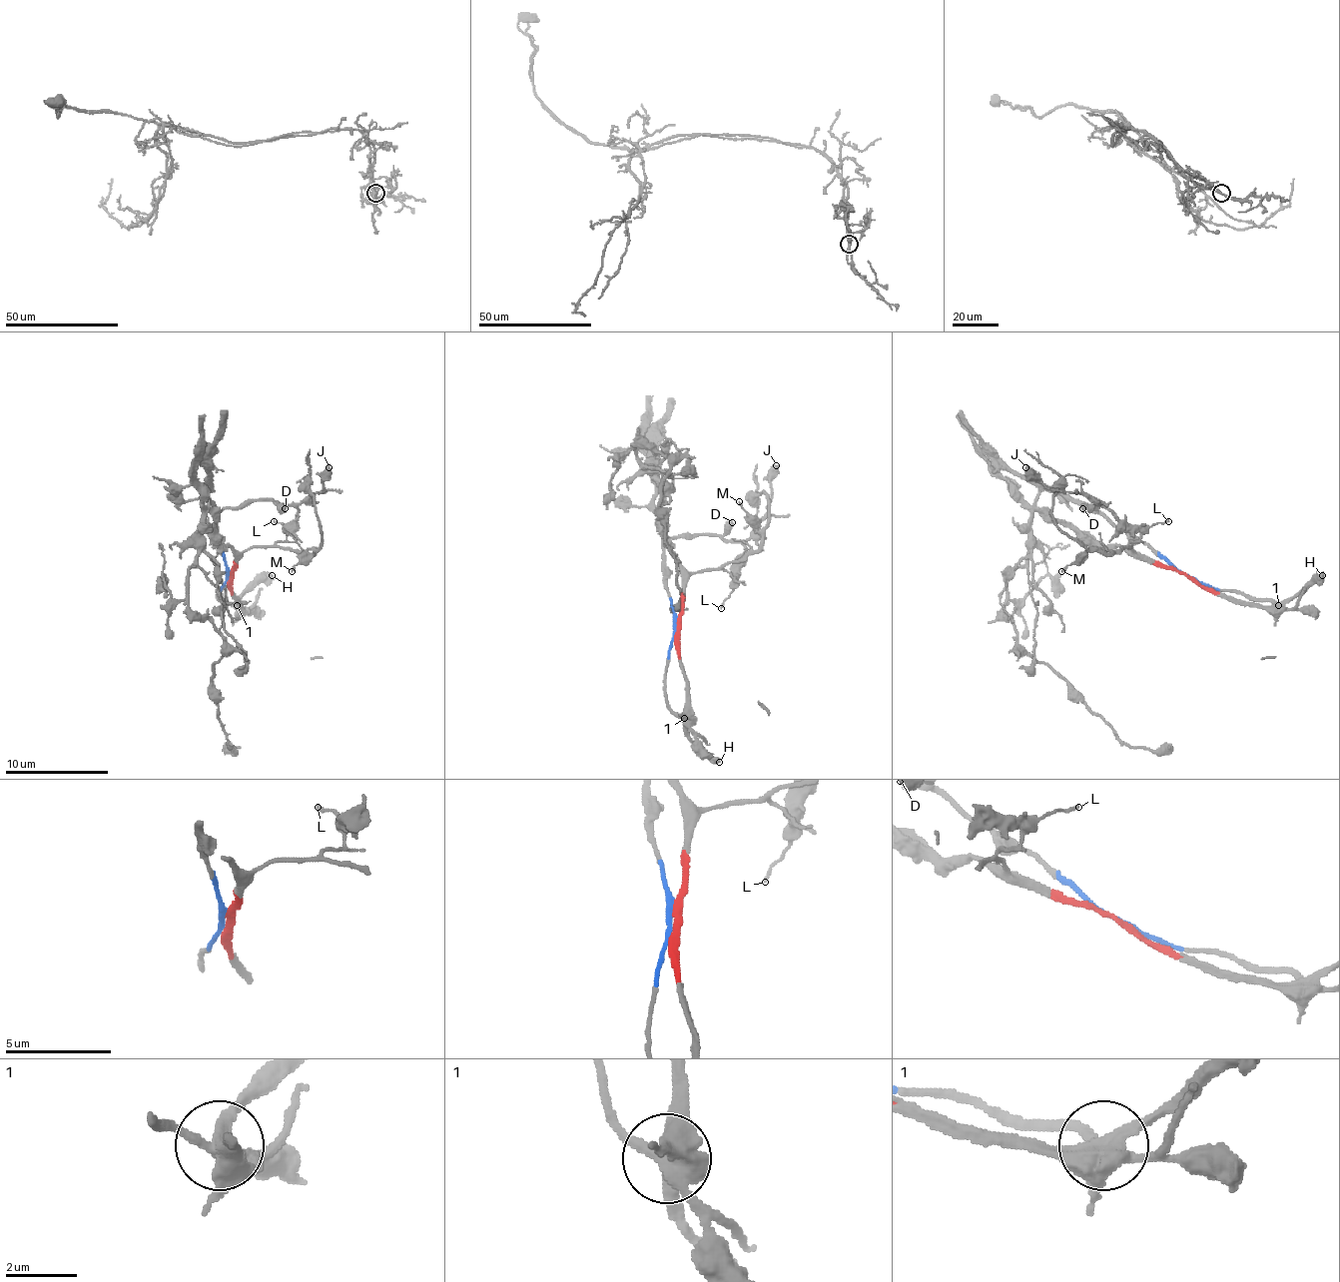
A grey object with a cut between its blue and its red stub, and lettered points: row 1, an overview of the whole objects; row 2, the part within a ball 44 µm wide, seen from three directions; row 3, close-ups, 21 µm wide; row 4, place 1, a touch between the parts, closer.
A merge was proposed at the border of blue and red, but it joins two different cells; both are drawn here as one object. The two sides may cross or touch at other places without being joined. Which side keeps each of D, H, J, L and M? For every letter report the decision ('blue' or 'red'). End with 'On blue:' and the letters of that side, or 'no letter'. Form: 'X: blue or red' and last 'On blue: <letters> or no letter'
D: blue
H: red
J: blue
L: red
M: red
On blue: D, J

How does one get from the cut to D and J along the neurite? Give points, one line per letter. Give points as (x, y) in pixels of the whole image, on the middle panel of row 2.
D: (674, 627), (663, 539), (720, 534), (733, 521)
J: (674, 627), (663, 539), (702, 534), (746, 539), (761, 518), (772, 487), (769, 472), (777, 464)

